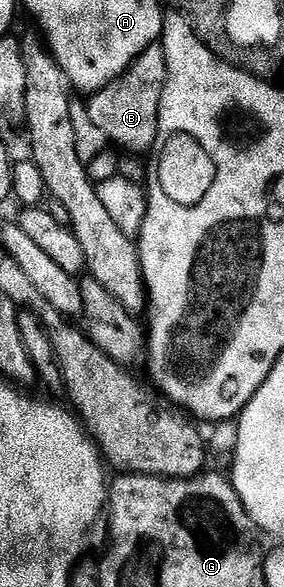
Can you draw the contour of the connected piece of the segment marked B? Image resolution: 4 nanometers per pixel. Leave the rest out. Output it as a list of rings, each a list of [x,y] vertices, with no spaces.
[[[160,43],[147,47],[143,55],[139,55],[133,66],[121,77],[116,77],[107,87],[92,94],[89,101],[89,121],[101,133],[106,133],[117,145],[130,149],[130,154],[141,155],[144,151],[152,150],[157,141],[159,131],[159,103],[163,99],[163,87],[167,83],[167,55]]]

